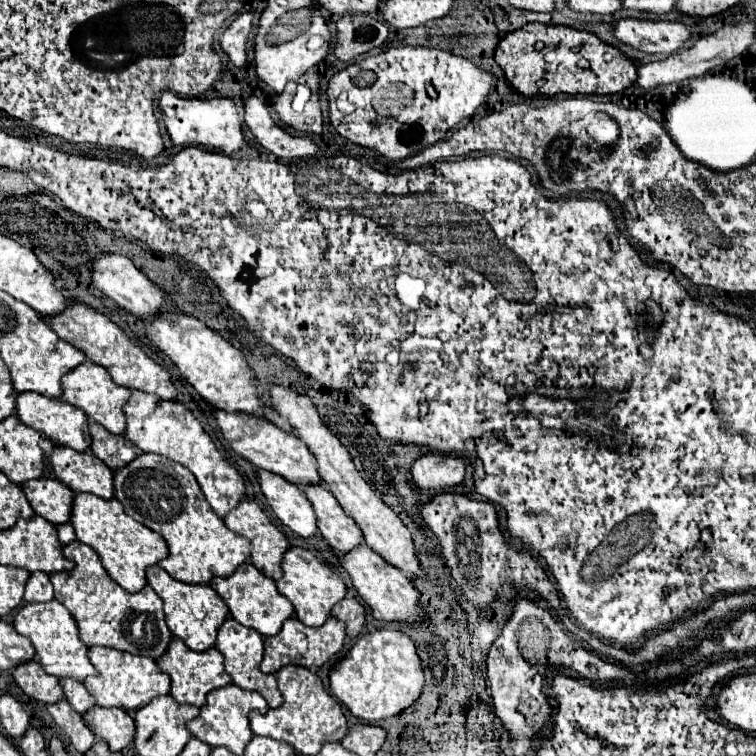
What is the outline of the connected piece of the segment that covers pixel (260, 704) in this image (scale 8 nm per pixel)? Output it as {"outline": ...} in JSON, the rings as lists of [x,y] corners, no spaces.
{"outline":[[[230,684],[230,686],[224,686],[224,688],[214,690],[214,692],[208,694],[206,706],[200,708],[200,716],[190,720],[188,730],[192,732],[194,738],[200,738],[202,742],[206,742],[212,748],[224,746],[224,748],[228,748],[234,754],[242,754],[246,744],[254,738],[254,732],[250,730],[250,724],[248,724],[248,714],[252,710],[258,710],[258,712],[266,714],[268,712],[266,700],[258,692],[242,690],[240,686]]]}

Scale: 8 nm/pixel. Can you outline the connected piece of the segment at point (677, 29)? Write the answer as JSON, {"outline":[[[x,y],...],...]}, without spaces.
{"outline":[[[626,18],[614,24],[614,38],[648,54],[672,54],[690,38],[690,30],[682,22]]]}

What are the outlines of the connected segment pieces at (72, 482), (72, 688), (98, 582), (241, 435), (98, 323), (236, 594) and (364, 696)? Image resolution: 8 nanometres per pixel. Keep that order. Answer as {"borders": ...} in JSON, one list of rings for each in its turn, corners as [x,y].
{"borders":[[[[56,446],[50,454],[52,468],[60,482],[74,492],[90,492],[110,500],[114,496],[114,470],[110,470],[92,452],[74,452],[66,446]]],[[[62,678],[62,680],[60,680],[60,684],[62,684],[62,688],[64,688],[66,700],[70,702],[70,706],[72,706],[78,714],[88,712],[88,710],[96,704],[94,696],[84,688],[84,684],[82,684],[82,682],[72,680],[72,678]]],[[[72,542],[64,546],[64,556],[76,562],[74,570],[54,572],[50,574],[50,580],[54,584],[54,598],[64,604],[76,618],[80,628],[80,640],[88,646],[106,646],[158,660],[172,640],[172,632],[164,622],[162,598],[158,598],[150,586],[144,586],[138,594],[130,594],[120,588],[106,574],[94,548],[82,542]]],[[[216,410],[214,412],[218,426],[224,434],[224,438],[230,442],[232,450],[240,456],[244,456],[248,462],[252,462],[254,466],[274,472],[282,478],[286,478],[288,482],[296,484],[296,486],[308,486],[308,484],[322,484],[322,478],[318,474],[318,466],[316,466],[316,458],[308,452],[308,446],[298,440],[294,434],[278,428],[276,424],[262,420],[262,418],[252,418],[240,412],[222,412]]],[[[72,302],[60,316],[52,316],[44,320],[62,340],[80,348],[88,356],[88,360],[104,366],[112,374],[116,384],[128,386],[132,390],[154,392],[164,400],[172,400],[172,402],[176,400],[176,388],[172,384],[170,374],[162,366],[158,366],[140,346],[132,344],[126,332],[118,328],[112,320],[108,320],[104,314],[88,308],[82,302]]],[[[252,562],[242,564],[228,578],[214,578],[210,582],[210,586],[226,602],[226,606],[230,608],[230,616],[236,622],[240,622],[240,624],[244,624],[248,628],[254,628],[262,636],[274,636],[276,632],[280,632],[284,620],[294,614],[294,606],[278,592],[276,582],[270,580],[270,578],[266,578],[262,572],[258,572]]],[[[396,630],[364,634],[348,656],[330,670],[330,690],[356,718],[378,722],[400,714],[424,692],[424,670],[414,642],[404,632]]]]}

